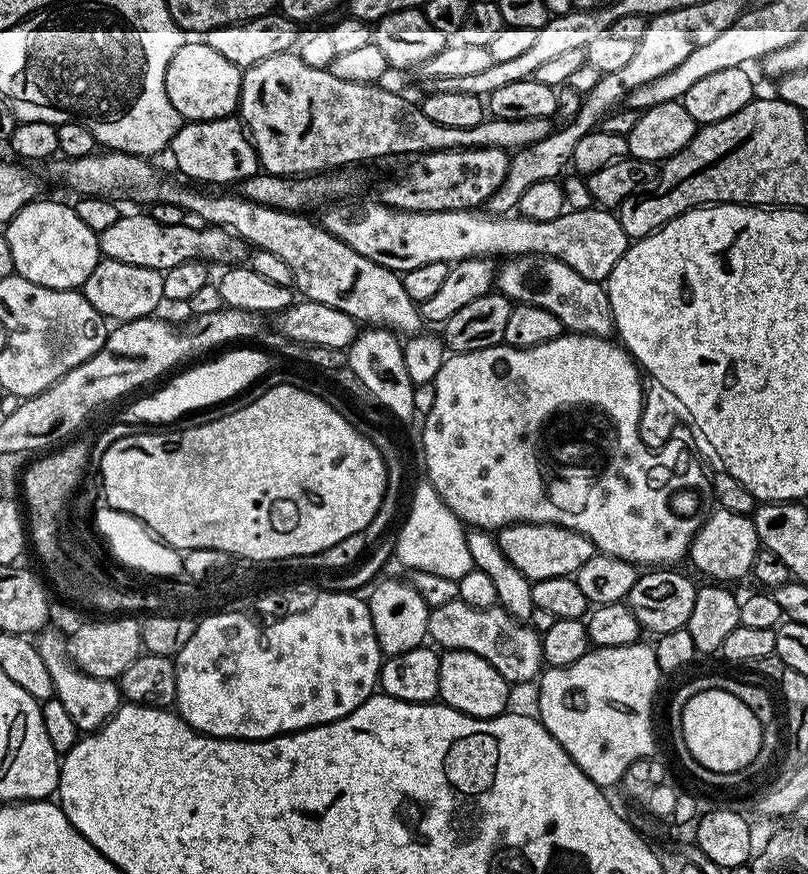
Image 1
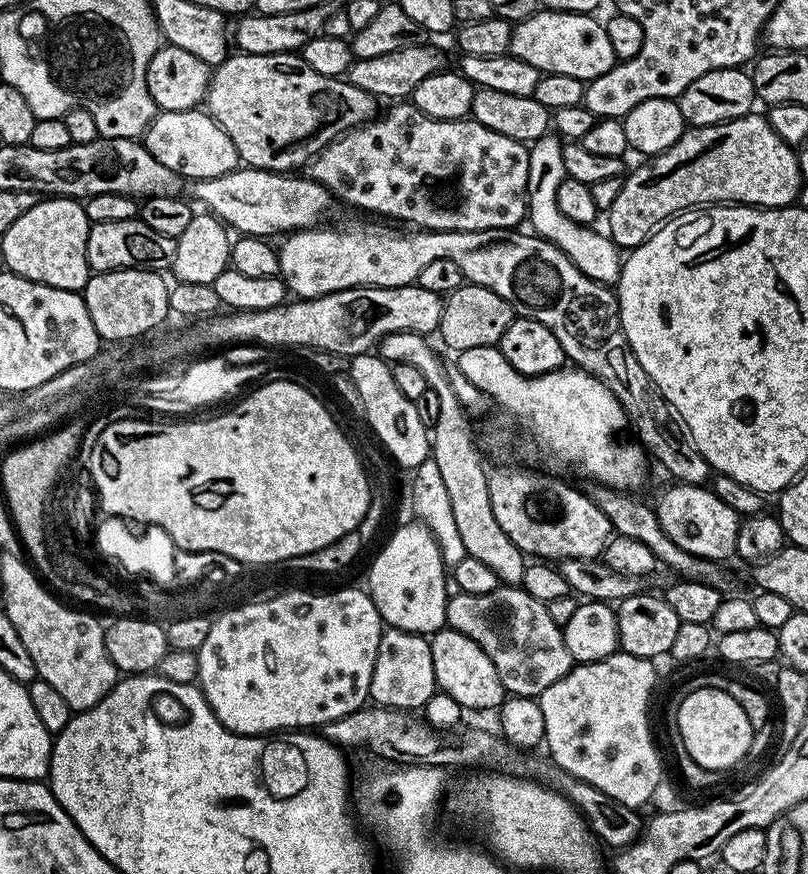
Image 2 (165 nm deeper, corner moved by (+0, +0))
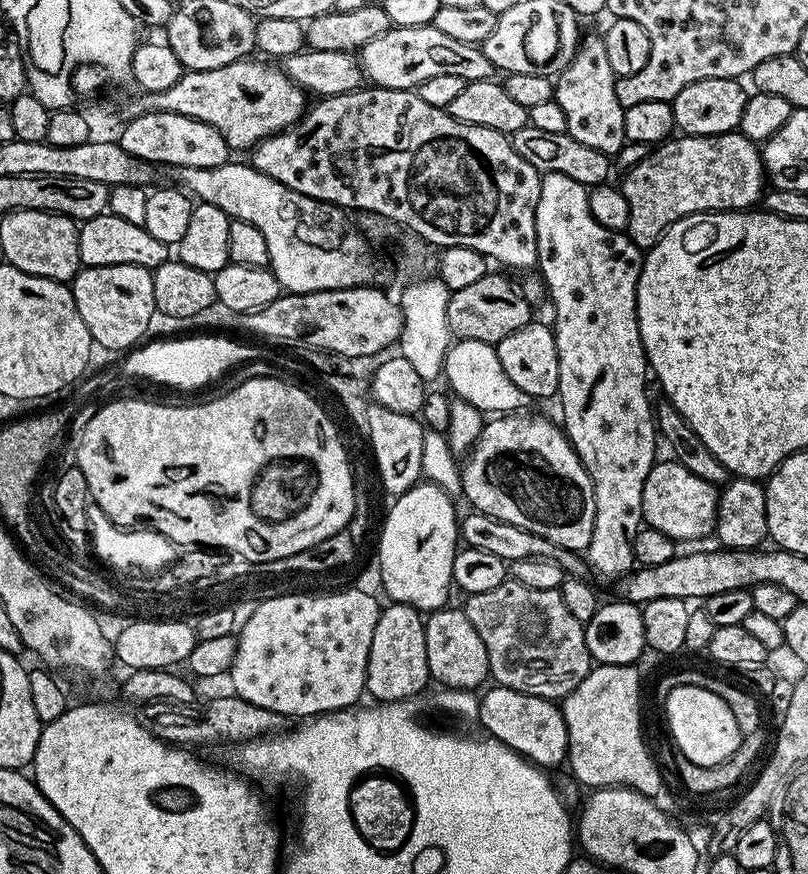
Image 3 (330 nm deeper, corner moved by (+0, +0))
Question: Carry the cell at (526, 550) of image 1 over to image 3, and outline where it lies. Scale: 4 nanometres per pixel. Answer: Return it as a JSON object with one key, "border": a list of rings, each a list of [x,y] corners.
{"border":[[[500,414],[495,418],[497,420],[489,419],[487,423],[485,423],[484,428],[481,430],[481,434],[479,438],[476,440],[476,444],[473,445],[471,451],[467,453],[466,459],[468,461],[463,461],[462,464],[462,496],[465,496],[466,499],[472,503],[471,507],[475,509],[475,511],[481,512],[482,514],[486,514],[487,516],[493,516],[494,518],[498,518],[502,522],[510,522],[510,526],[522,526],[522,530],[530,530],[530,534],[542,534],[542,538],[546,538],[550,542],[554,542],[558,546],[562,546],[563,548],[569,548],[572,552],[583,553],[590,546],[590,538],[594,534],[594,486],[590,482],[590,474],[584,469],[582,466],[582,462],[580,461],[579,454],[576,453],[572,449],[572,444],[568,440],[568,436],[564,433],[563,427],[559,423],[551,424],[550,421],[547,420],[544,416],[516,416],[520,414]]]}

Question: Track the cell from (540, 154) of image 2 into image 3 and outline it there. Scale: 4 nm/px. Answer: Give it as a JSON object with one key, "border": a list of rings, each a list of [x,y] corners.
{"border":[[[543,173],[540,177],[540,193],[538,194],[538,210],[536,211],[536,241],[538,242],[538,275],[544,282],[547,299],[552,299],[552,312],[556,315],[554,331],[556,333],[556,349],[558,350],[558,401],[560,400],[560,412],[564,415],[562,427],[572,449],[580,456],[582,466],[590,474],[590,482],[594,486],[594,534],[590,538],[590,546],[586,550],[586,564],[593,568],[600,576],[608,580],[619,581],[633,571],[634,538],[640,532],[644,524],[644,511],[642,510],[642,490],[646,486],[646,478],[650,474],[652,465],[657,463],[656,440],[658,444],[658,429],[654,419],[653,401],[648,401],[648,392],[644,387],[650,384],[650,369],[648,356],[642,346],[642,338],[638,330],[638,318],[636,317],[636,291],[638,290],[638,278],[644,265],[642,249],[632,240],[629,240],[624,232],[615,232],[590,214],[590,202],[588,201],[588,188],[583,184],[574,182],[574,178],[566,178],[566,174]]]}

